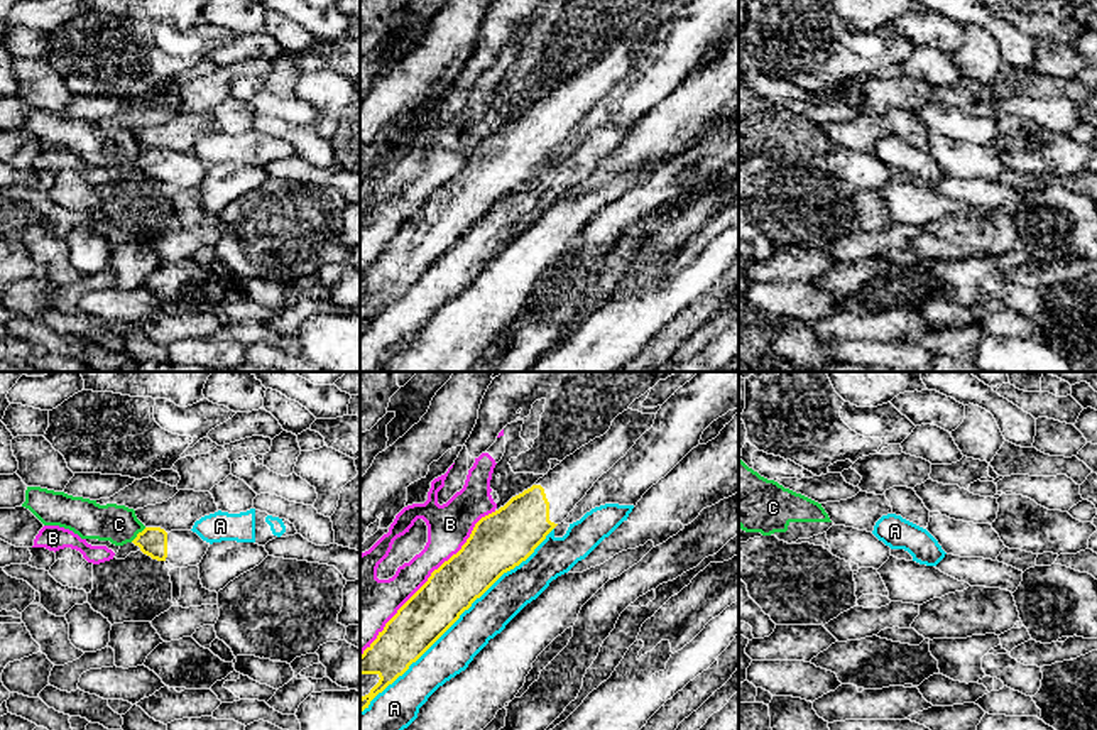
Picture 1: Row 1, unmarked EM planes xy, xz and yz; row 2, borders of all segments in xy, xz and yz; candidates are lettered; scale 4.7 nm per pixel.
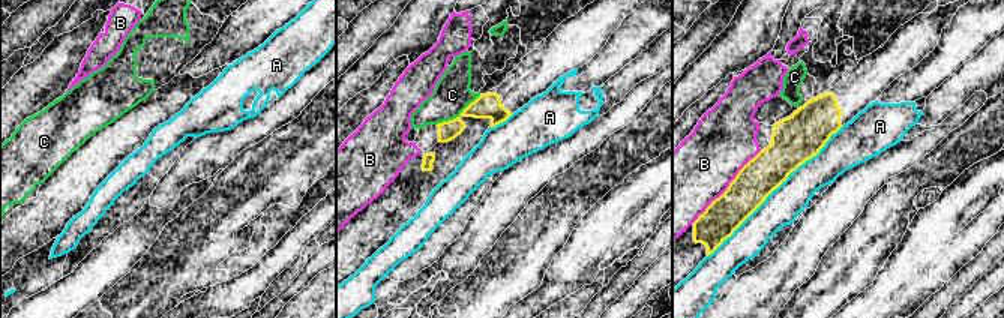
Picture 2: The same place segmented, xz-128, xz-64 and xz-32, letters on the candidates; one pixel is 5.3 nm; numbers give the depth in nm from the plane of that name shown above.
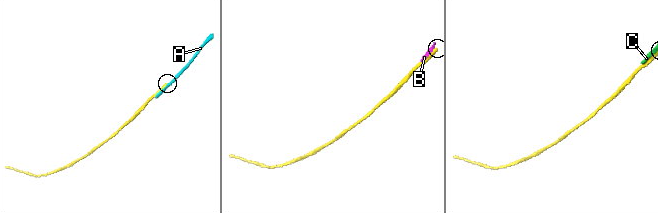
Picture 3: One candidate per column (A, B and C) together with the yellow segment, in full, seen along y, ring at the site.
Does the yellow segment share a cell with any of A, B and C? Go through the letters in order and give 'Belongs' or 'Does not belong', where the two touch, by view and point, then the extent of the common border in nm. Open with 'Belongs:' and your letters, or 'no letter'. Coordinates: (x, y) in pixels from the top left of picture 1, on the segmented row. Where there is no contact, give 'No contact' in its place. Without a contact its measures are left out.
Belongs: no letter
A: Does not belong. Touches yellow at xz (458, 617). Shared border 1250 nm
B: Does not belong. Touches yellow at xz (428, 578). Shared border 950 nm
C: Does not belong. Touches yellow at xy (137, 534). Shared border 100 nm

